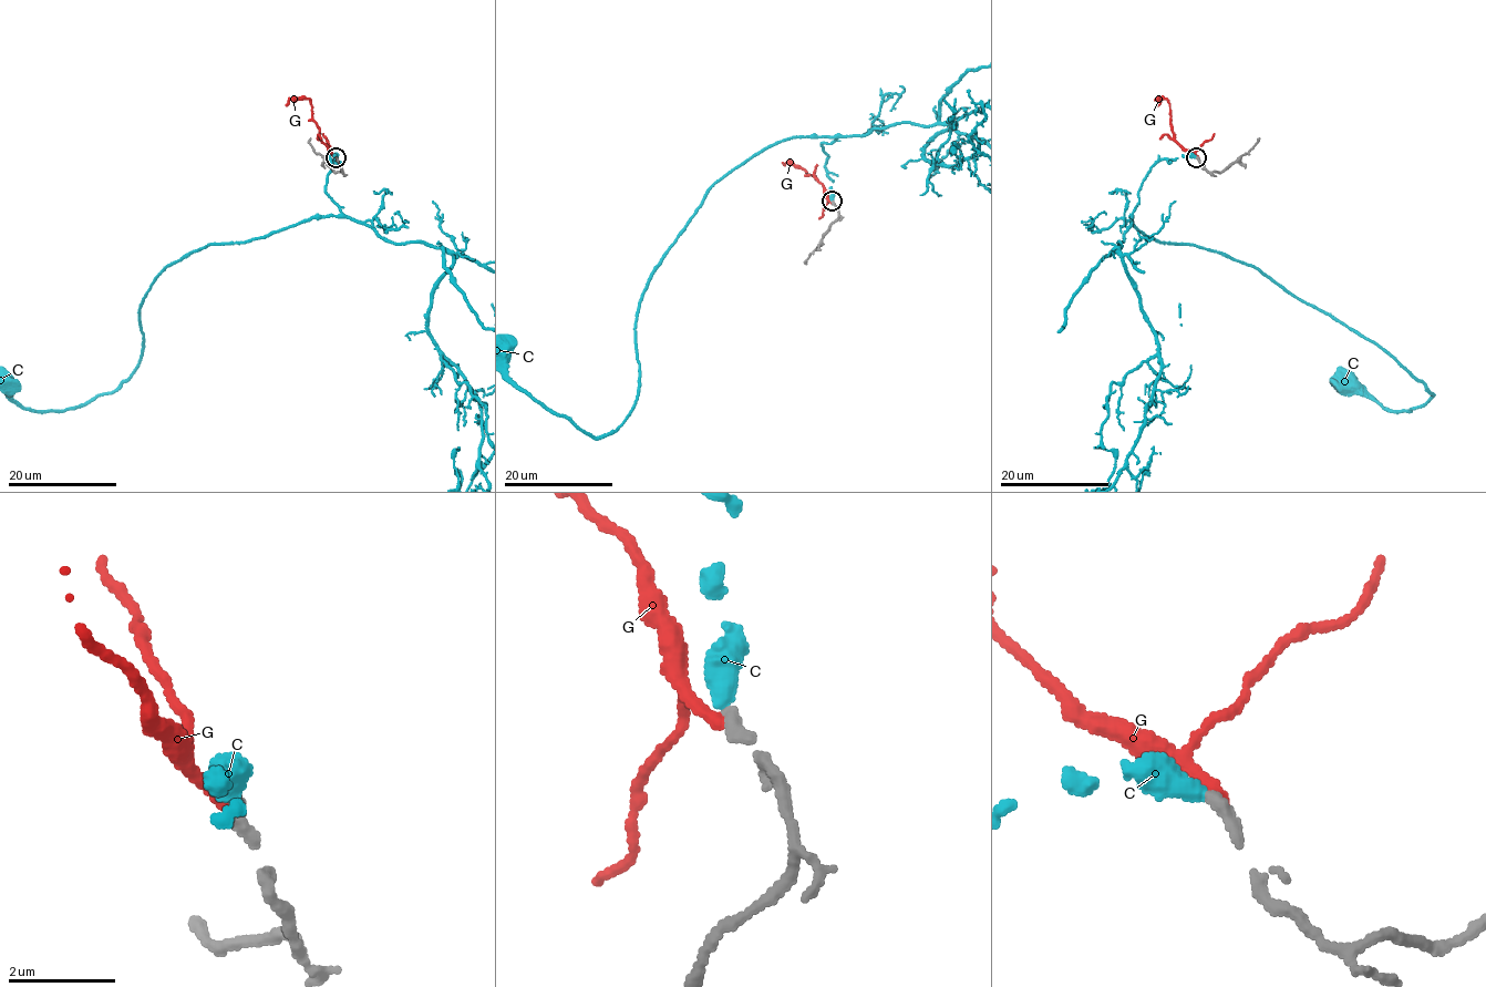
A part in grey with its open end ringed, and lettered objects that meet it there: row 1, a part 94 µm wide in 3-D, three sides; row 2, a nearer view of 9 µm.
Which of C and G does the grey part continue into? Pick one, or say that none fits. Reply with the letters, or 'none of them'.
C

